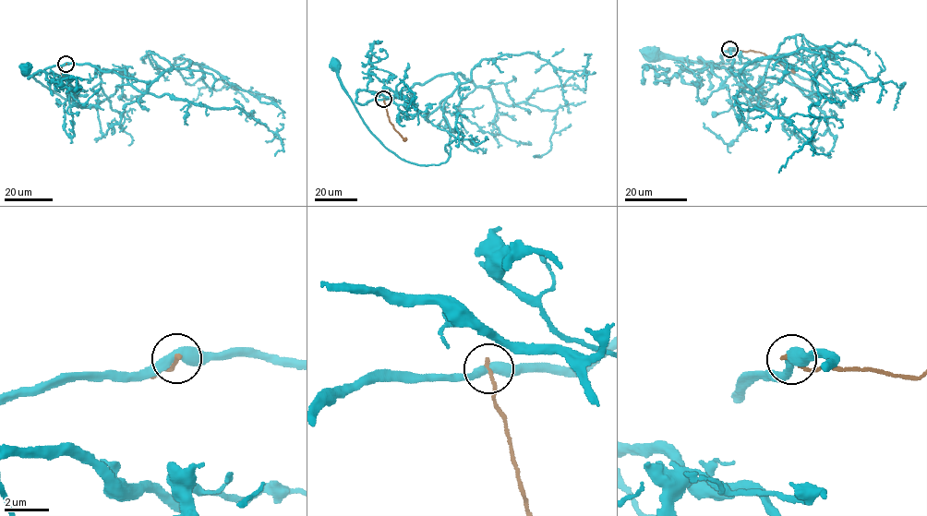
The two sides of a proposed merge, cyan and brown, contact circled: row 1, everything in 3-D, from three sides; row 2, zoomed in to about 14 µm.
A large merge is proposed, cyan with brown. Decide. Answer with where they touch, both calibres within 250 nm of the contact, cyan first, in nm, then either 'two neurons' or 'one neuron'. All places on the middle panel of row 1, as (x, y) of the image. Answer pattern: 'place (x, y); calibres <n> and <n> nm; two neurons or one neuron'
place (383, 99); calibres 440 and 180 nm; two neurons

